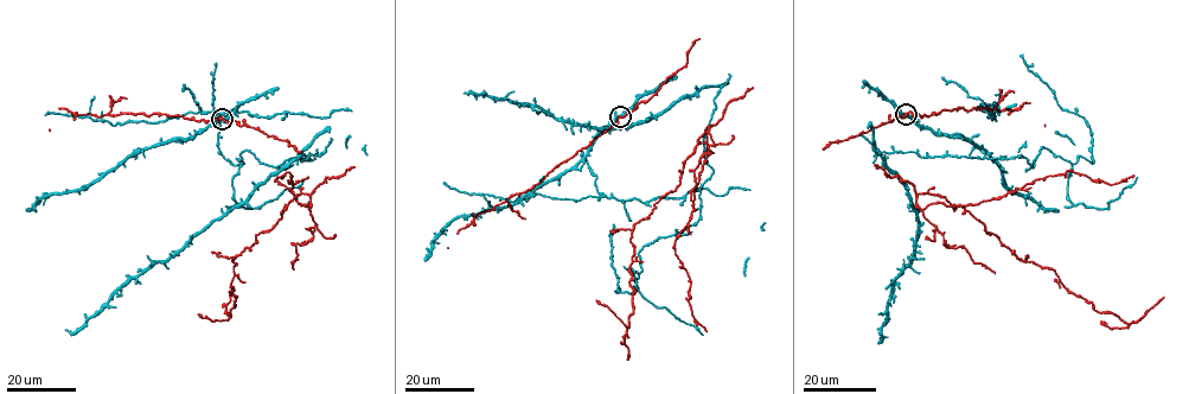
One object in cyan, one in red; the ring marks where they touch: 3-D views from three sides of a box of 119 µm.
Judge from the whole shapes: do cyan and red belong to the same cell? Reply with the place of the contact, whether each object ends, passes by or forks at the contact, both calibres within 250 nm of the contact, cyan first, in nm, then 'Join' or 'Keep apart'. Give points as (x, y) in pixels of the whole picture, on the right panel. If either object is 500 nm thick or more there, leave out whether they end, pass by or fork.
Place: (906, 114). At the ring cyan forks. At the ring red passes by. Thickness 440 nm (cyan) against 320 nm. Join

